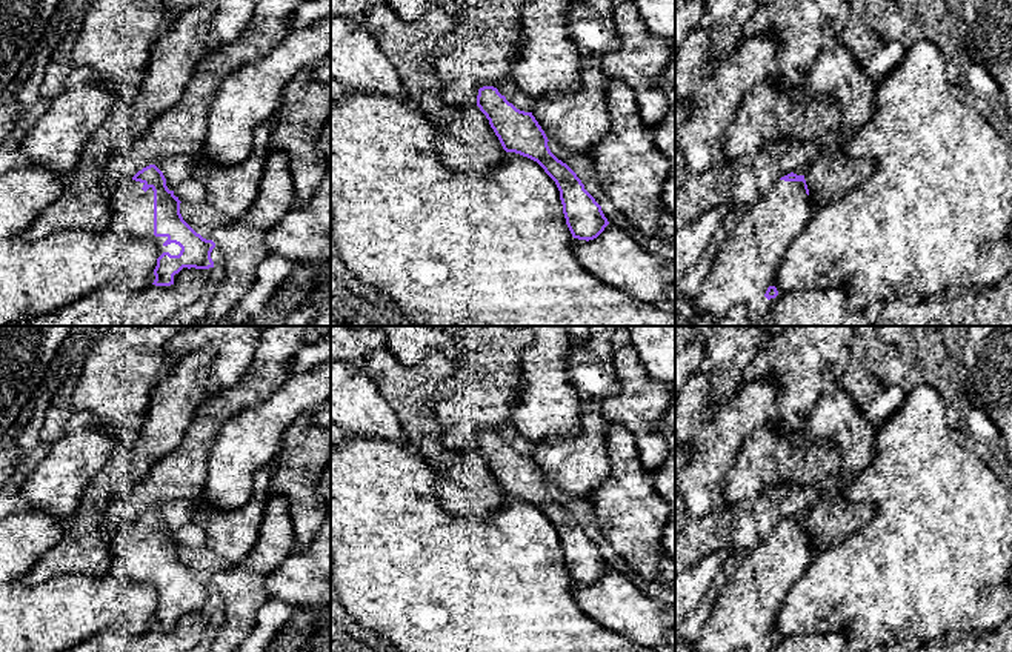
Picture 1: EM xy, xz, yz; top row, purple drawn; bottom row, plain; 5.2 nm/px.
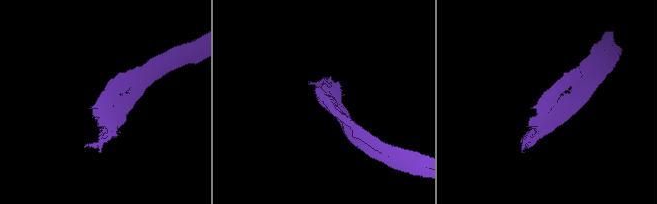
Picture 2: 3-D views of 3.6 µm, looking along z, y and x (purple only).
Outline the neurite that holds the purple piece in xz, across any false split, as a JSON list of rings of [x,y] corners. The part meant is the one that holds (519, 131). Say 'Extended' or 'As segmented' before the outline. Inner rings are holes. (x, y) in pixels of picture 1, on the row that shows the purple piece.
Extended. [[[508,80],[480,88],[475,101],[503,149],[537,161],[555,181],[572,237],[586,241],[597,238],[609,221],[577,174],[551,152],[549,140],[531,112],[529,97]]]

